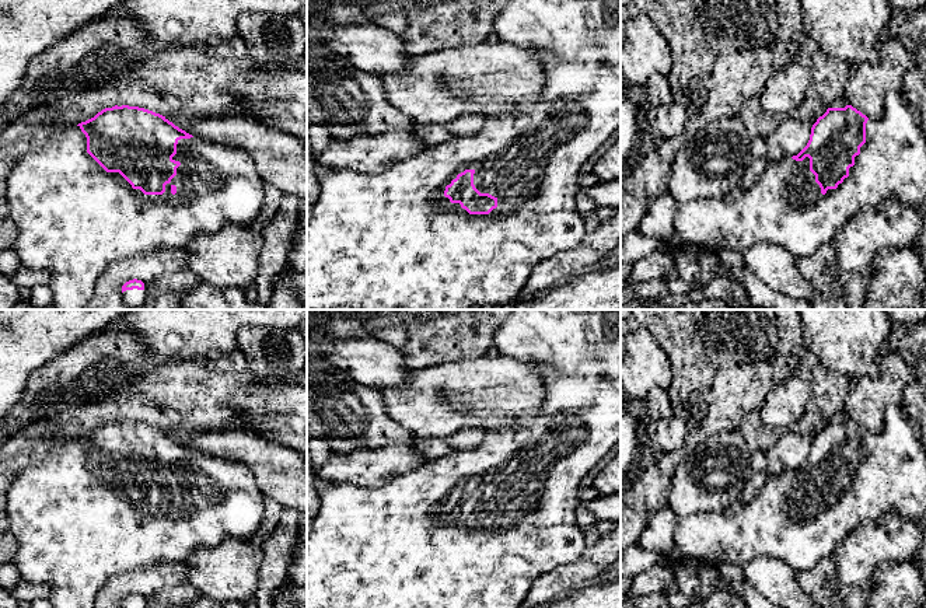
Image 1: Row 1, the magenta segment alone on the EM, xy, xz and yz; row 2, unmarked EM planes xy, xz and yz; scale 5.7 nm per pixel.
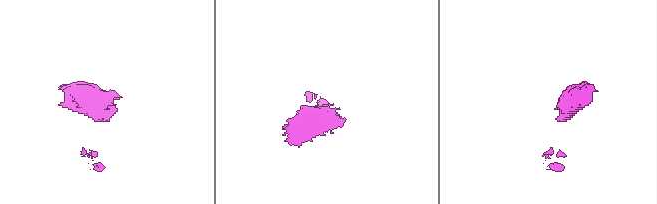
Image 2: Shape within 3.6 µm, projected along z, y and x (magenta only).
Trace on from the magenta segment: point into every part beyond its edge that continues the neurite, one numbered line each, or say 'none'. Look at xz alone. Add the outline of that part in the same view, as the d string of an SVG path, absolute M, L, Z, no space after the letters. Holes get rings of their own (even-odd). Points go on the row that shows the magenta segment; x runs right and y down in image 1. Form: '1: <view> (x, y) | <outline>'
1: xz (374, 241) | M509 0L497 13L490 41L537 49L544 53L546 83L534 102L506 106L485 116L483 127L474 136L455 136L450 141L427 144L380 174L332 170L319 178L321 193L307 221L307 310L469 310L474 305L504 305L518 300L532 269L556 254L576 248L586 235L584 219L576 207L579 178L584 163L621 125L621 0ZM465 170L474 170L474 185L481 193L497 199L489 214L469 214L459 203L444 196L445 186Z

